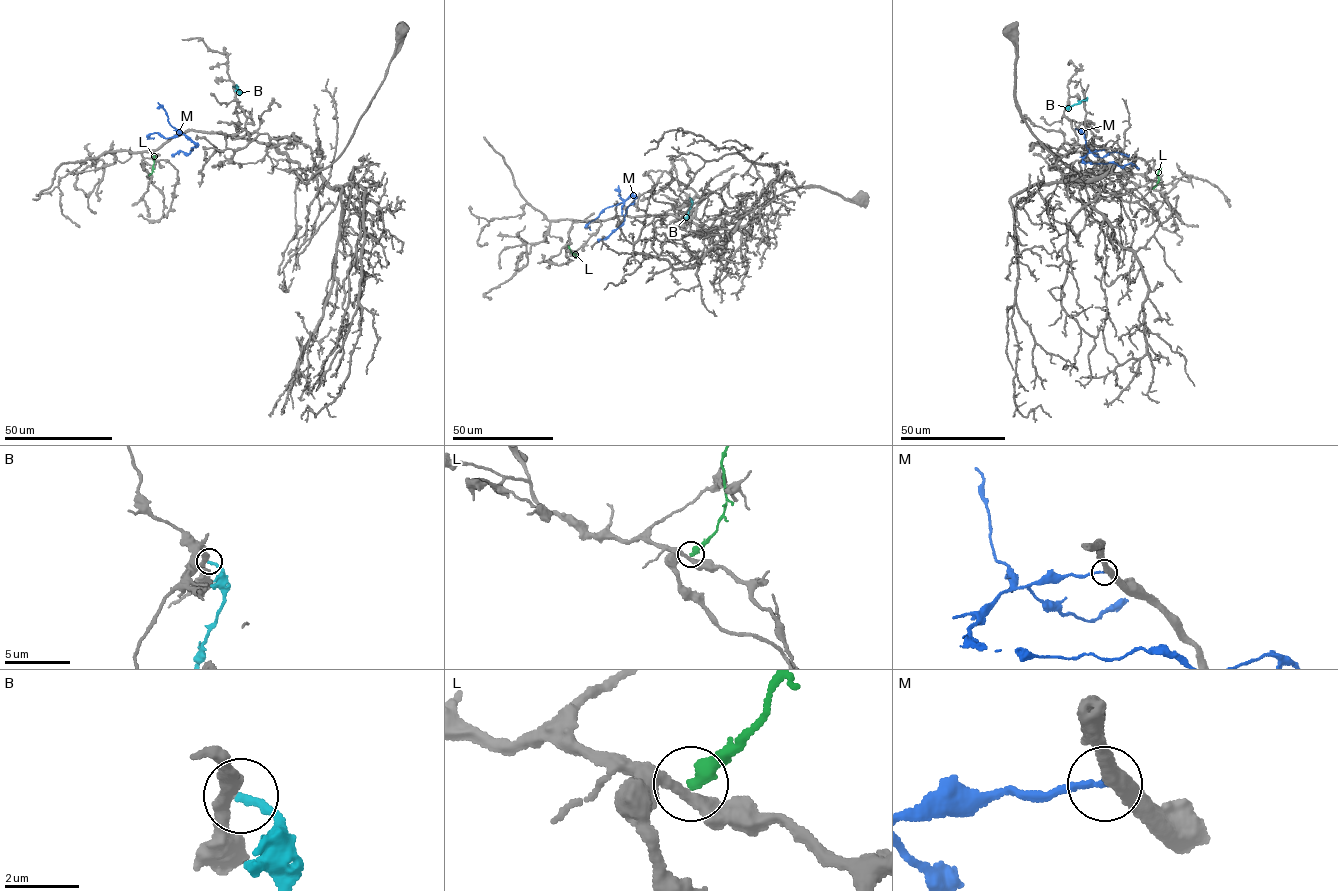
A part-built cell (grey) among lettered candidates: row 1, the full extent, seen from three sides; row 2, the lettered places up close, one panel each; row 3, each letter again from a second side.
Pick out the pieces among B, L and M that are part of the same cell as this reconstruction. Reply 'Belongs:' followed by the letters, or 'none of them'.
Belongs: B, M

